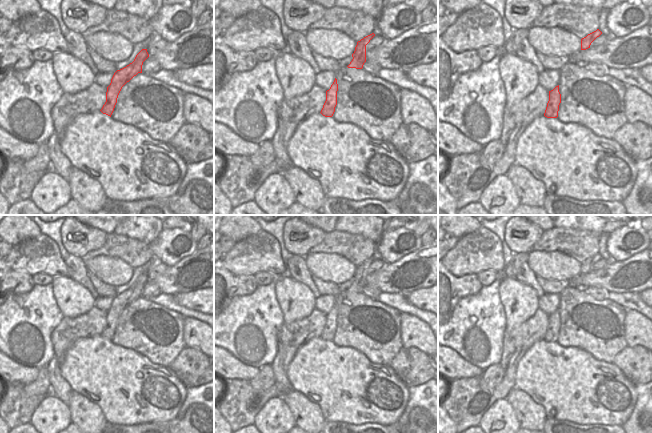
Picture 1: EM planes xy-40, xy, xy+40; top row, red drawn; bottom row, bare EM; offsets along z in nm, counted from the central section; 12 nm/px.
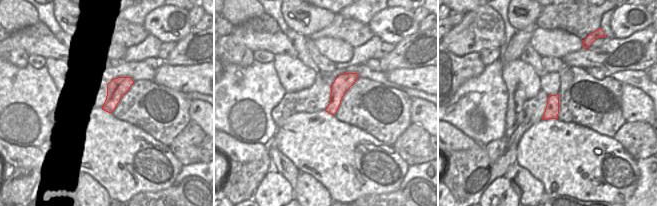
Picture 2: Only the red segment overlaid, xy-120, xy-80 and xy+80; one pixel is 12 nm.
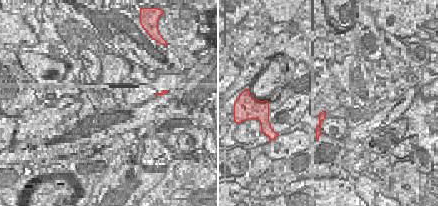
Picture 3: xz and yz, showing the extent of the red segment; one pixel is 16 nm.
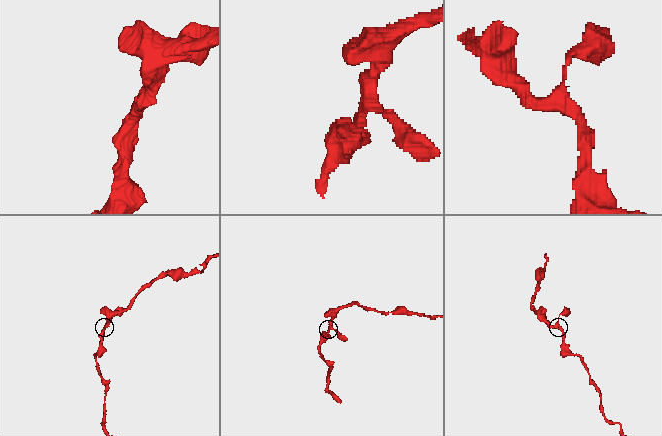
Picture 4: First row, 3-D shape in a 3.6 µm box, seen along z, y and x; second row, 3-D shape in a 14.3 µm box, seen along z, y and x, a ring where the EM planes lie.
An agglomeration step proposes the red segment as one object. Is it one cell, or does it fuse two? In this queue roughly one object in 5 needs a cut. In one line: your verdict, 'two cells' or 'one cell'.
one cell

